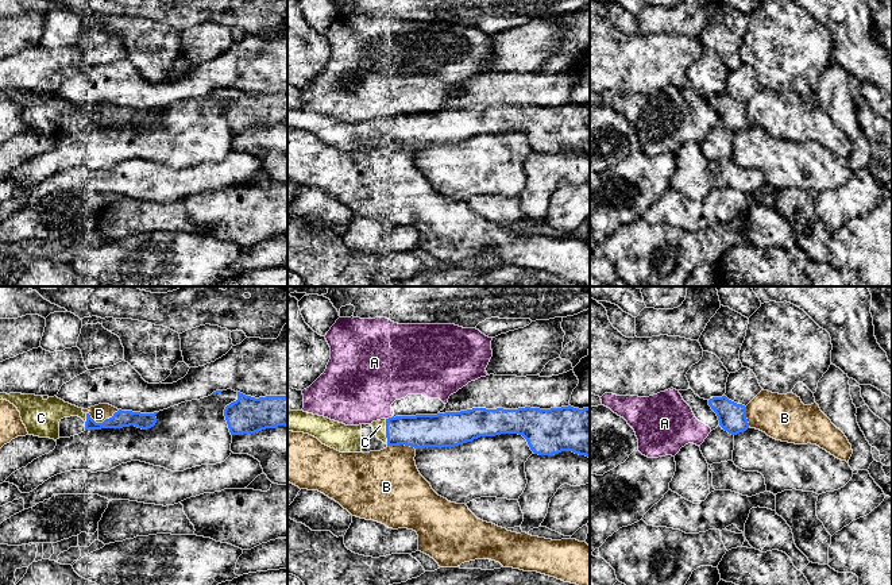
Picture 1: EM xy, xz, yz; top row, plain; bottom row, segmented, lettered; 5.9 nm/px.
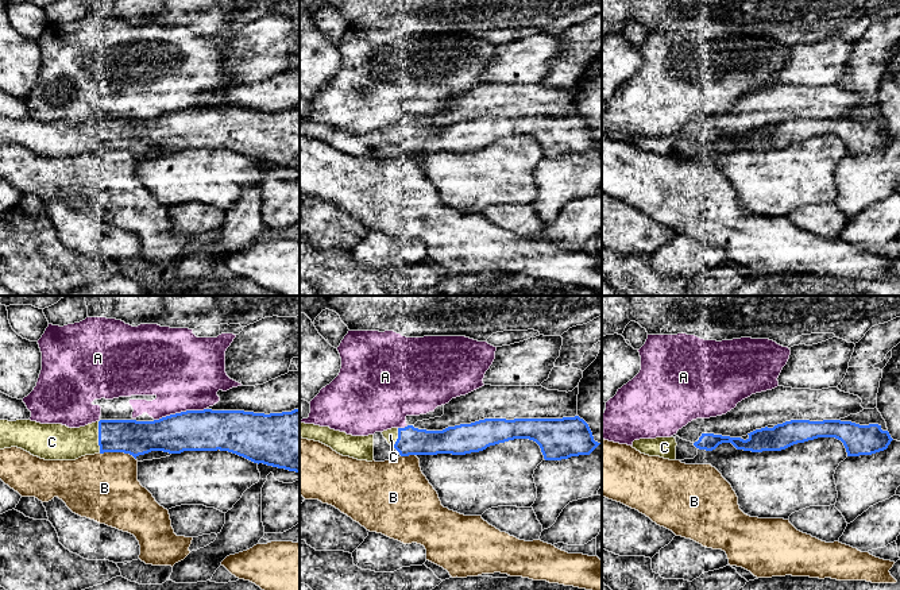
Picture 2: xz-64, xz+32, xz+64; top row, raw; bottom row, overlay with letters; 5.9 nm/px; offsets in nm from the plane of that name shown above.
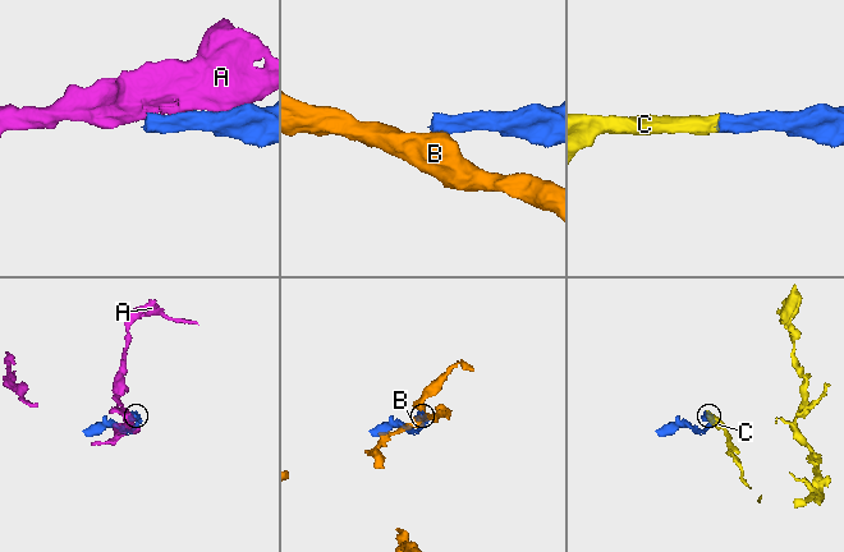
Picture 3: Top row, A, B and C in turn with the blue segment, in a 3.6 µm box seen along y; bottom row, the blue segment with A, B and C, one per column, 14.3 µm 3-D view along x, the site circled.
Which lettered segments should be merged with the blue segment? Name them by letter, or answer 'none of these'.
C

